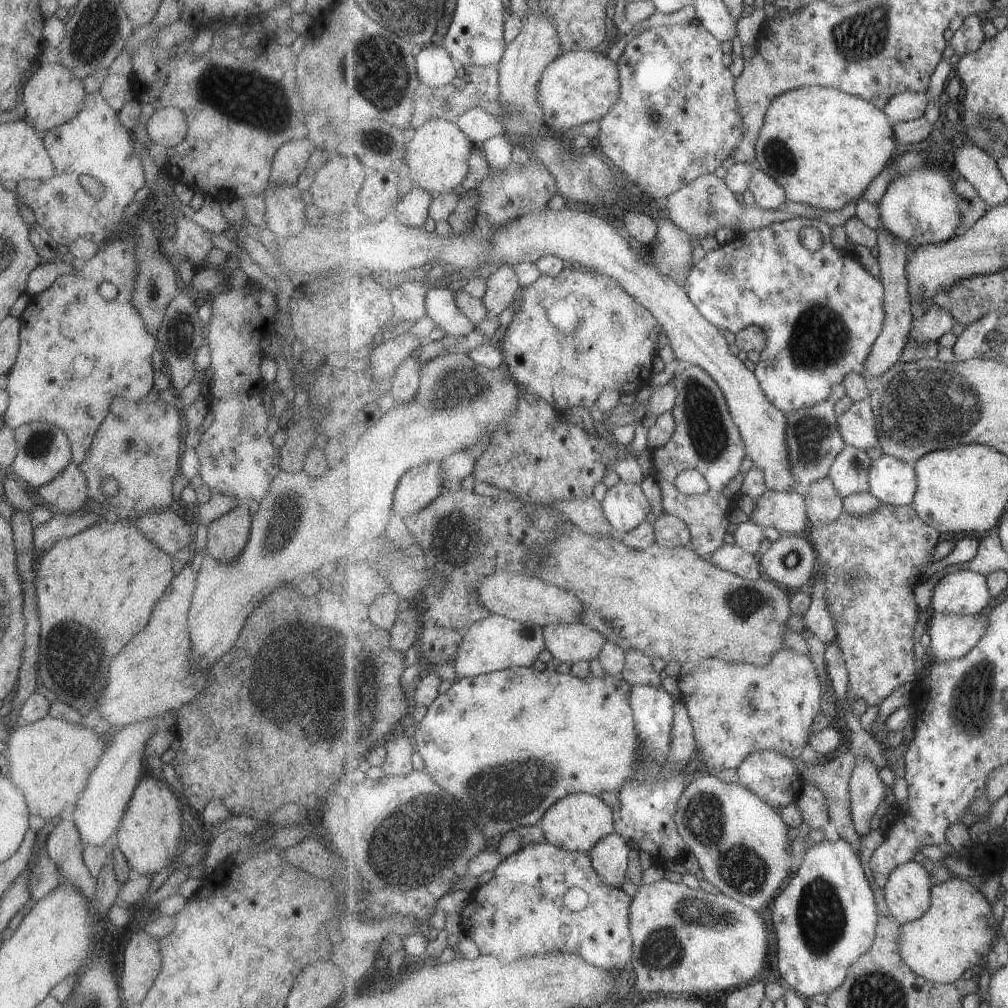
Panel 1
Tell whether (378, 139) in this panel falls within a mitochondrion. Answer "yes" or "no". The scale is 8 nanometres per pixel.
yes

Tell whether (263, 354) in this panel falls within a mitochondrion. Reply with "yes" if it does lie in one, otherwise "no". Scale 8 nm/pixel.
no

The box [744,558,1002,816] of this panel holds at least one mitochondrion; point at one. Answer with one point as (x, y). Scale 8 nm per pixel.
(970, 711)

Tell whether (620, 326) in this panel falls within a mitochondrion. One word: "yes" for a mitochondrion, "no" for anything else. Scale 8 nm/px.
yes

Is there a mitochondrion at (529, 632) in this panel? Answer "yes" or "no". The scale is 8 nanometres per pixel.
no

